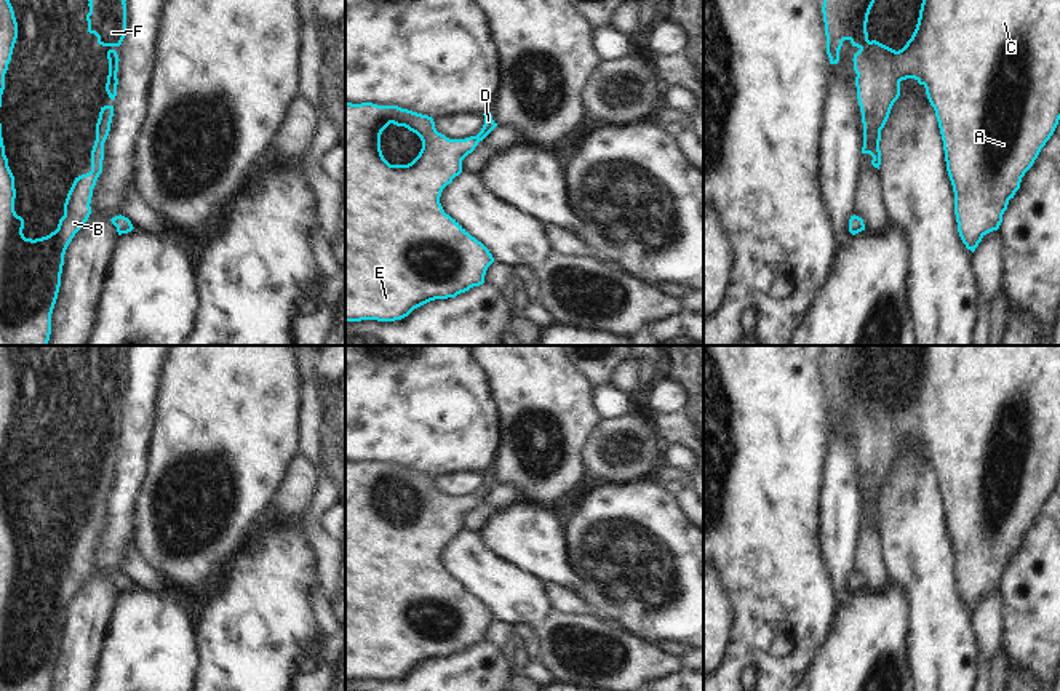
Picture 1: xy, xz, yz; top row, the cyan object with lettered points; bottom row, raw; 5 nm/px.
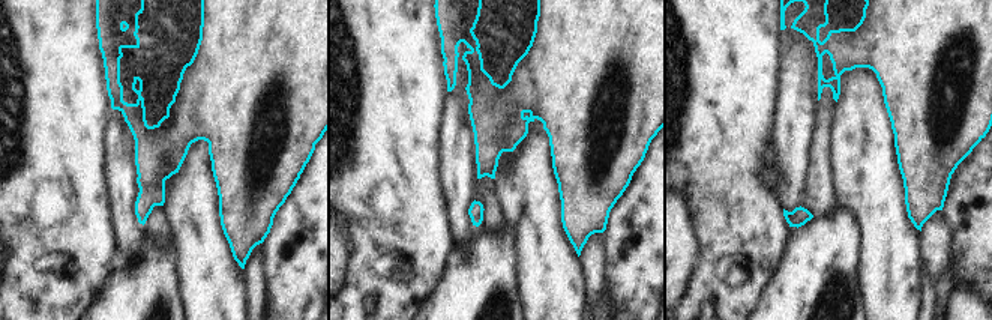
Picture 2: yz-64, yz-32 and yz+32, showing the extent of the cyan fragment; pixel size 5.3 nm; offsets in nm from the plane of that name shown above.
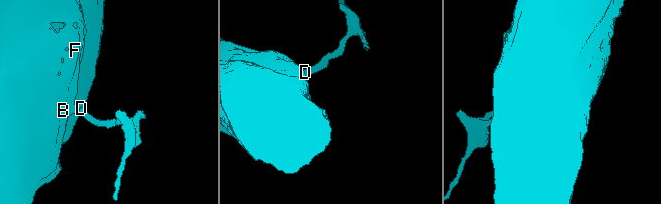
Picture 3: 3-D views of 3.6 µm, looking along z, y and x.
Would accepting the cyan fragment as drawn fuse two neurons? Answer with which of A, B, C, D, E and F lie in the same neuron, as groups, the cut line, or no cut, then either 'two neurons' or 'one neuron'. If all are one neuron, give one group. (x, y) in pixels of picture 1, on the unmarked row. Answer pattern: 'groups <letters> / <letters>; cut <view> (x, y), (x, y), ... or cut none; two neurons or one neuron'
groups A B C D E F; cut none; one neuron

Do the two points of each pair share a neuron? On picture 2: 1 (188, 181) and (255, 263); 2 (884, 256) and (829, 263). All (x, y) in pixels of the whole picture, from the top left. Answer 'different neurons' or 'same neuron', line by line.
1: different neurons
2: different neurons

